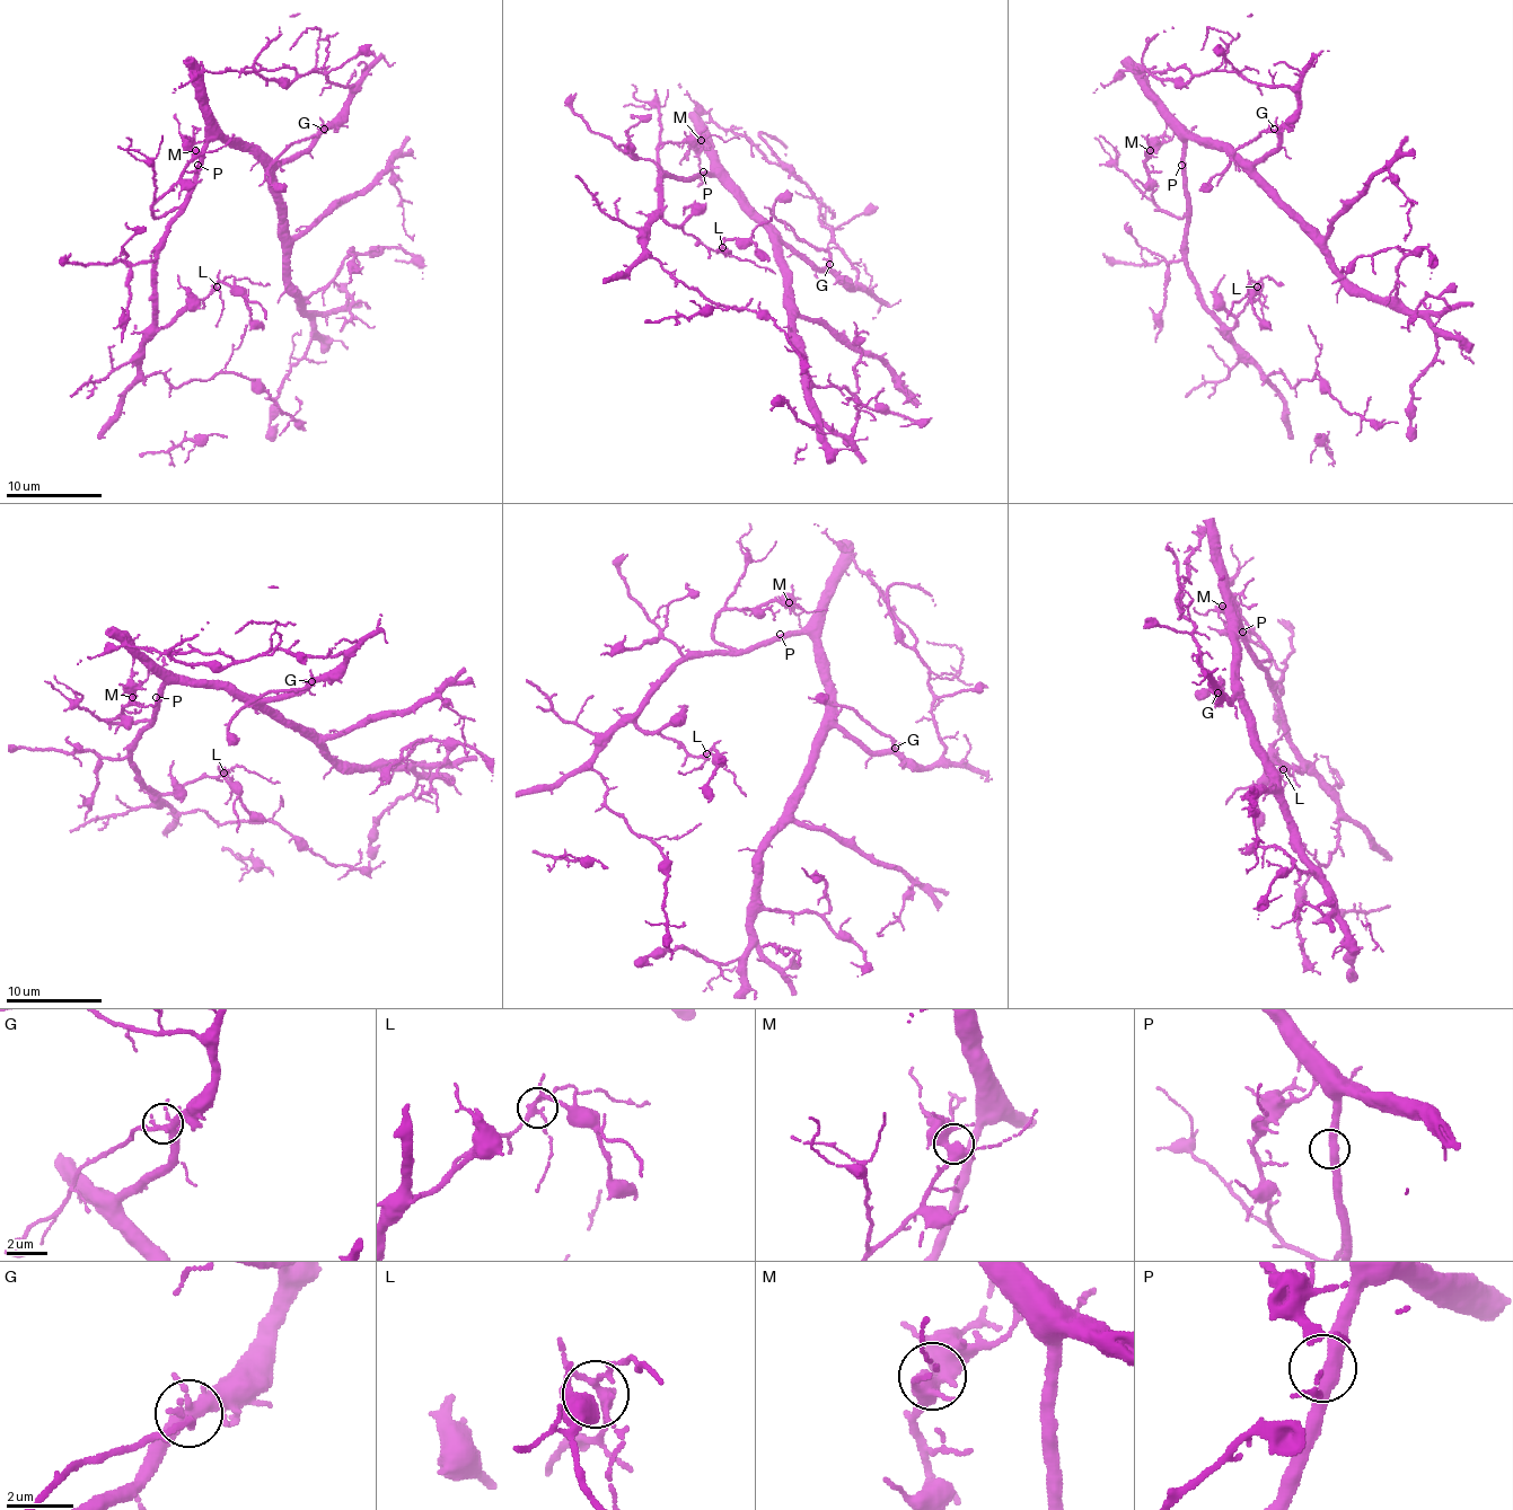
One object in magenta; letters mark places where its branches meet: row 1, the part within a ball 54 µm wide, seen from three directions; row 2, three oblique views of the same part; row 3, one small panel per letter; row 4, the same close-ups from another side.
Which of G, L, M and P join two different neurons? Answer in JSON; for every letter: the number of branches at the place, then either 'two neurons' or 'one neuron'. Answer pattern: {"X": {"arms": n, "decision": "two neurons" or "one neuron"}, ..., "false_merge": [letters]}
{"G": {"arms": 4, "decision": "one neuron"}, "L": {"arms": 5, "decision": "one neuron"}, "M": {"arms": 4, "decision": "one neuron"}, "P": {"arms": 2, "decision": "one neuron"}, "false_merge": []}

